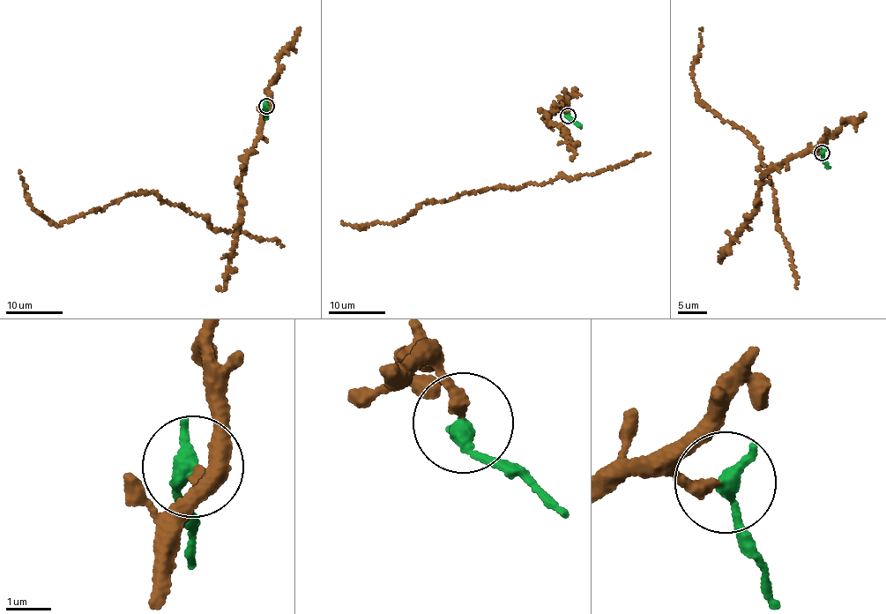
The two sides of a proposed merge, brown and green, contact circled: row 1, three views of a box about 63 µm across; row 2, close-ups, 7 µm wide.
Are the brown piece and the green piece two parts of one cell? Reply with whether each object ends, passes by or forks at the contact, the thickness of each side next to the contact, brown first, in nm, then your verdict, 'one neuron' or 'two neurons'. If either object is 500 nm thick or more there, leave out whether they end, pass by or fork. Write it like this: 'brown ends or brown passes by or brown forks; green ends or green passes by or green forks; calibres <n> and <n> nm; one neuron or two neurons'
brown ends; green ends; calibres 280 and 400 nm; two neurons

